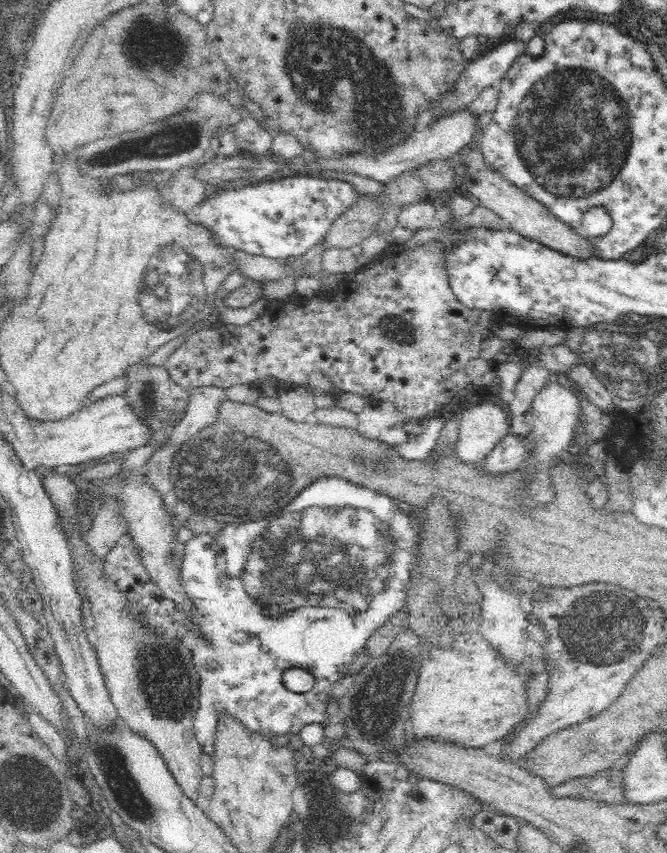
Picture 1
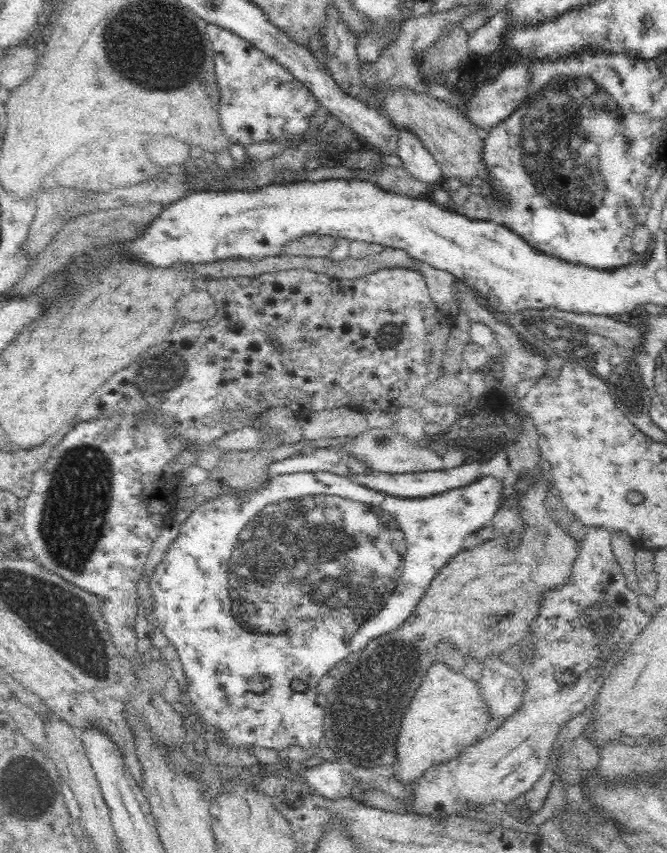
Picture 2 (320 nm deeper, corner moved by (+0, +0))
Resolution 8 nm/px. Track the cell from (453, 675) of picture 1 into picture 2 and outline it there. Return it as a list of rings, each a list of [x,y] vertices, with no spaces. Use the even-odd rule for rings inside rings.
[[[434,662],[404,714],[396,744],[396,773],[393,777],[405,784],[414,782],[434,764],[448,762],[464,746],[474,744],[480,734],[486,732],[488,722],[490,712],[480,698],[478,686],[464,674],[450,670],[442,662]]]

